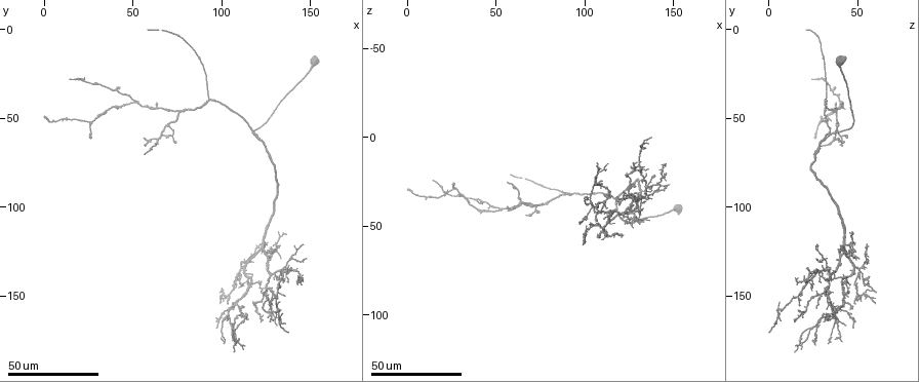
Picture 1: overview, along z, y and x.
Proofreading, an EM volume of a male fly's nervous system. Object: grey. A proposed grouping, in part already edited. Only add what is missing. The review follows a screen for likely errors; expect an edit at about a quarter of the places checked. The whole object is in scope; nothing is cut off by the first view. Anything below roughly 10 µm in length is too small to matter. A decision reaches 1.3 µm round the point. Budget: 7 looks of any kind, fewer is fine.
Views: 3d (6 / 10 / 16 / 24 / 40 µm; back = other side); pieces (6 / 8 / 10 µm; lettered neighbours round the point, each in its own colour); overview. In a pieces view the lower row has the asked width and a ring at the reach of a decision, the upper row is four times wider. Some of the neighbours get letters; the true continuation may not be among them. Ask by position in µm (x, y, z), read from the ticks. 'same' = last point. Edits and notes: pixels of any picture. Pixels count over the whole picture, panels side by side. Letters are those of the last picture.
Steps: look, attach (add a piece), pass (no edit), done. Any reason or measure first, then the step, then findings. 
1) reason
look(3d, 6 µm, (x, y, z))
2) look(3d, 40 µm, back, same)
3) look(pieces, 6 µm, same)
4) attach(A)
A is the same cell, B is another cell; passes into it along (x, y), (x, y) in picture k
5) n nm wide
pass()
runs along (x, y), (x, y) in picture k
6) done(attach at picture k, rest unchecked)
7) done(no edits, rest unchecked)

free end
look(3d, 24 µm, (56, 71, 24))

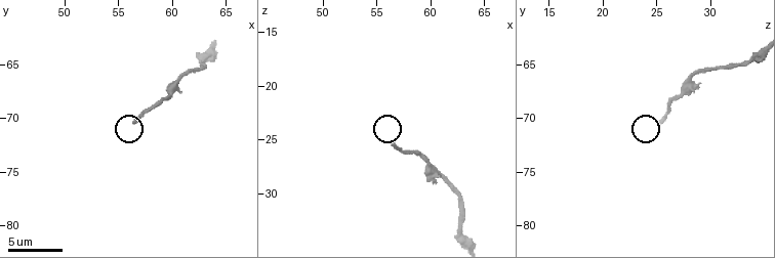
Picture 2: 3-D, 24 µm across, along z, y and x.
look(pieces, 10 µm, (56.6, 70.4, 25.2))

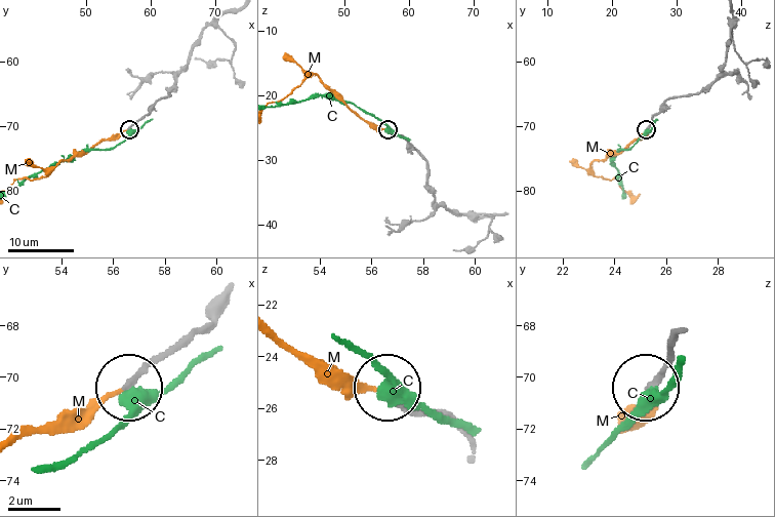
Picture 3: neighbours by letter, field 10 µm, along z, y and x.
attach(M)
M is the same cell, C is another cell; it goes on there

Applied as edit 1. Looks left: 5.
look(overview)

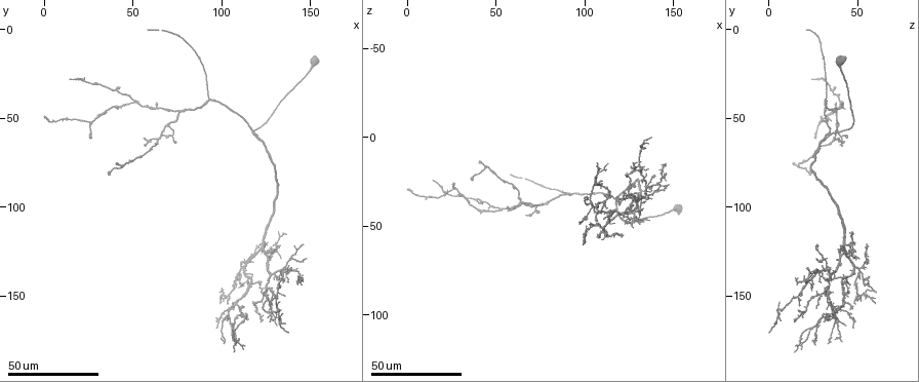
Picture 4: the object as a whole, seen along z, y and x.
an open end
look(3d, 24 µm, (63, 42, 37))

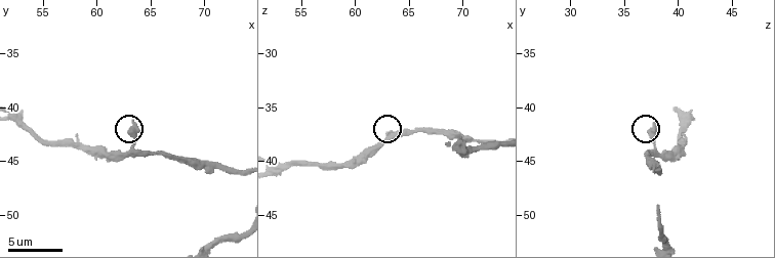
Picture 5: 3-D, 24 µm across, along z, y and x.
see the neighbours
look(pieces, 10 µm, (63.6, 41.4, 37.8))

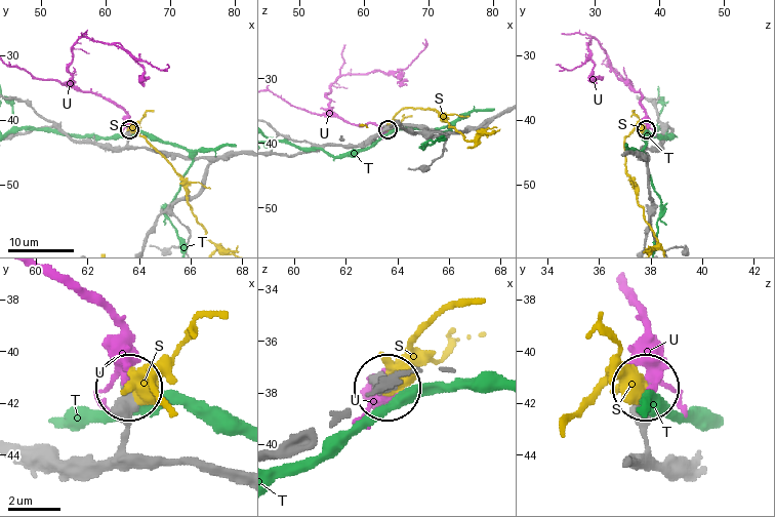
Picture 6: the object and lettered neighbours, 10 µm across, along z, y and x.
pass()
S, T and U are other cells; none of them fits

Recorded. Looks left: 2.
thin end
look(3d, 40 µm, (58, -1, 21))

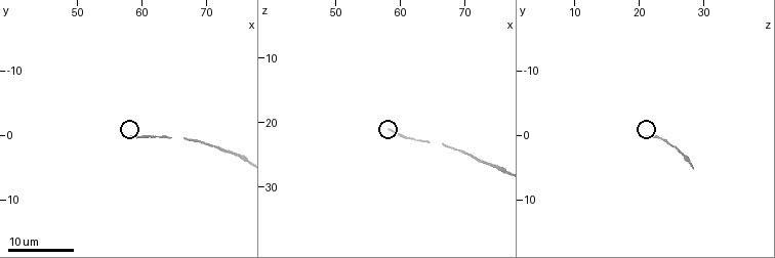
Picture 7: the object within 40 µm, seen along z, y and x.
what lies round it
look(pieces, 8 µm, (58.0, 0.5, 21.5))

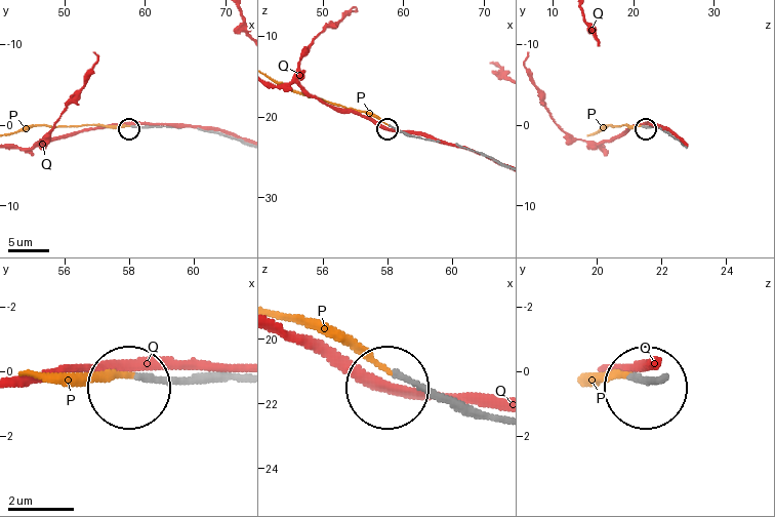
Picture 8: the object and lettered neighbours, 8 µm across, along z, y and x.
160 nm wide
attach(P)
P is the same cell, Q is another cell; passes into it along (410, 137), (371, 115), (275, 83) in picture 8; it goes on there

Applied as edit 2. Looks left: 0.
done(attach at picture 3, attach at picture 8, rest unchecked)

